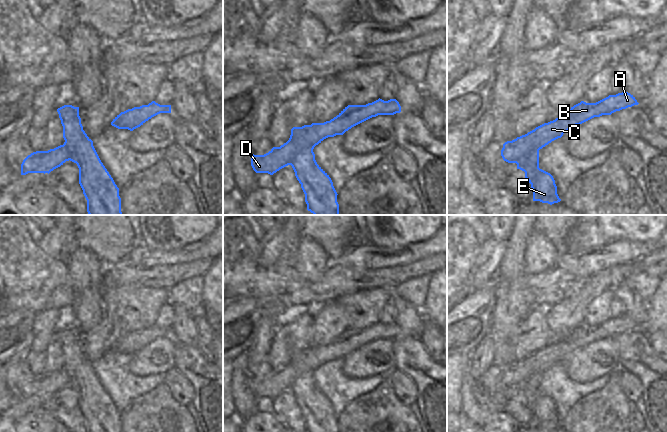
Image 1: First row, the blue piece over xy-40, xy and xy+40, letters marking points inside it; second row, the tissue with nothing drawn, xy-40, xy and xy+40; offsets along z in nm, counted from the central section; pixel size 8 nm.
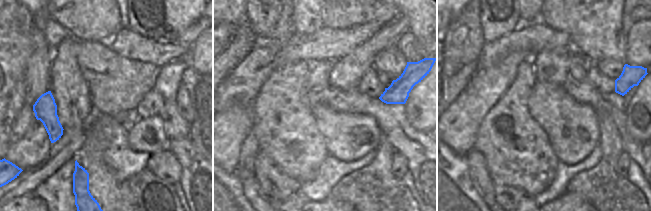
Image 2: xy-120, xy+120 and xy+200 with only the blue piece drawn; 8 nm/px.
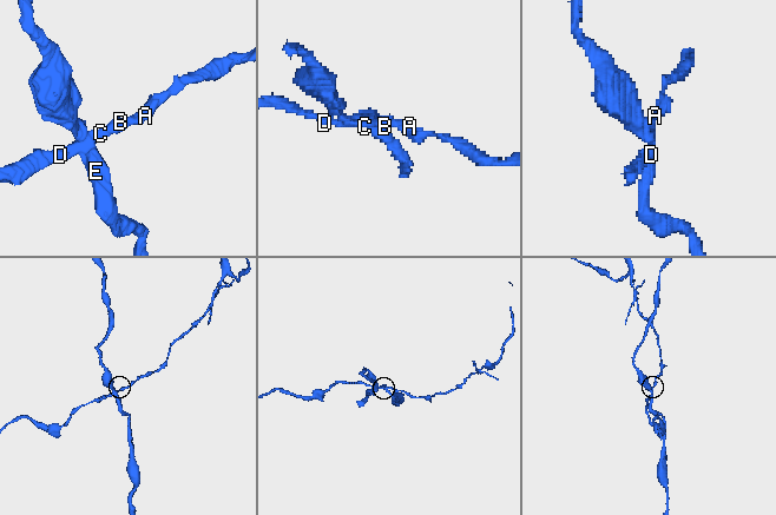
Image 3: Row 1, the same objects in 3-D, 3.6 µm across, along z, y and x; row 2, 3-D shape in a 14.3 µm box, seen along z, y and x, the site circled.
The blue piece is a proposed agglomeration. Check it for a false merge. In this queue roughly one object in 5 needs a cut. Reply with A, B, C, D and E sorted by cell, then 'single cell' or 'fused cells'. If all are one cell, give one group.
A B C D / E; fused cells

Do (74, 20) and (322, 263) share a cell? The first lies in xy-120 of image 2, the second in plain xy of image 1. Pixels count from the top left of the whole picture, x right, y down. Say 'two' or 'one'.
two

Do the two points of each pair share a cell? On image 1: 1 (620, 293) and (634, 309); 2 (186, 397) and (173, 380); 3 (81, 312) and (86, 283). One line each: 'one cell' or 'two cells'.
1: one cell
2: one cell
3: one cell

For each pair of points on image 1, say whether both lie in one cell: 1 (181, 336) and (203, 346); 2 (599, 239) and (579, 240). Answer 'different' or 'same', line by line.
1: different
2: same

